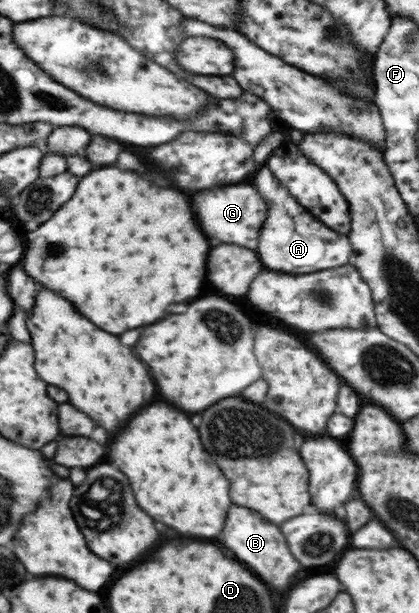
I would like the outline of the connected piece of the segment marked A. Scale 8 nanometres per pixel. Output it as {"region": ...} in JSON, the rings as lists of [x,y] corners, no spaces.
{"region":[[[264,165],[260,166],[257,173],[250,181],[255,188],[260,187],[259,195],[268,203],[264,235],[260,235],[260,245],[256,247],[264,267],[284,273],[314,273],[349,263],[352,252],[346,235],[332,231],[307,208],[300,206],[287,189],[280,187],[279,180],[274,179],[272,172]]]}

